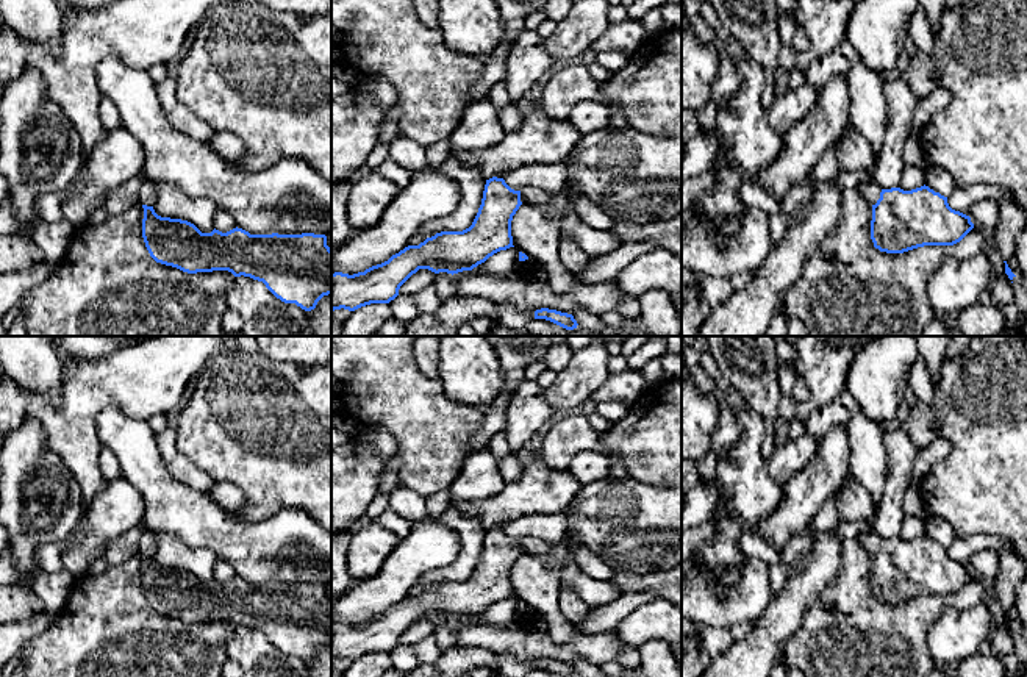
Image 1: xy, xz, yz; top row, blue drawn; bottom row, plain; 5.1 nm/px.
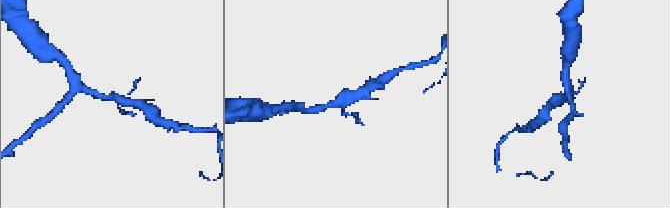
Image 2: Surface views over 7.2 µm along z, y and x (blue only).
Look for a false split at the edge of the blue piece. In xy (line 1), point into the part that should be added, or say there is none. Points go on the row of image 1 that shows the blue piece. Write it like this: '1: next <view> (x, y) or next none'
1: next xy (147, 194)

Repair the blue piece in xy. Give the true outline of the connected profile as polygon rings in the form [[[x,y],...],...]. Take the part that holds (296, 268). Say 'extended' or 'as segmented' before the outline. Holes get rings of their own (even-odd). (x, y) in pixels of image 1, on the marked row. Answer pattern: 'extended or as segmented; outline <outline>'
extended; outline [[[144,180],[142,238],[150,256],[188,274],[228,270],[263,281],[281,302],[305,311],[331,294],[331,249],[325,235],[250,235],[242,228],[202,233],[194,224],[161,217],[153,205],[156,183]]]

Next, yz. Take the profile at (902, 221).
extended; outline [[[871,180],[858,191],[872,205],[871,239],[880,252],[954,245],[974,228],[969,216],[952,210],[947,197],[925,184],[911,191],[880,189]]]

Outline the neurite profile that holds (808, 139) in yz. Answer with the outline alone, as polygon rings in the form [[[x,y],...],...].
[[[846,75],[832,77],[818,92],[808,114],[783,136],[782,155],[755,177],[755,183],[778,202],[814,169],[819,158],[841,138],[849,120]]]

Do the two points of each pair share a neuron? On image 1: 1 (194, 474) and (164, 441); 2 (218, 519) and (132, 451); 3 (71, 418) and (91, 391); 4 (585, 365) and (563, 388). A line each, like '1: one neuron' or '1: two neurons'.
1: one neuron
2: one neuron
3: one neuron
4: one neuron

